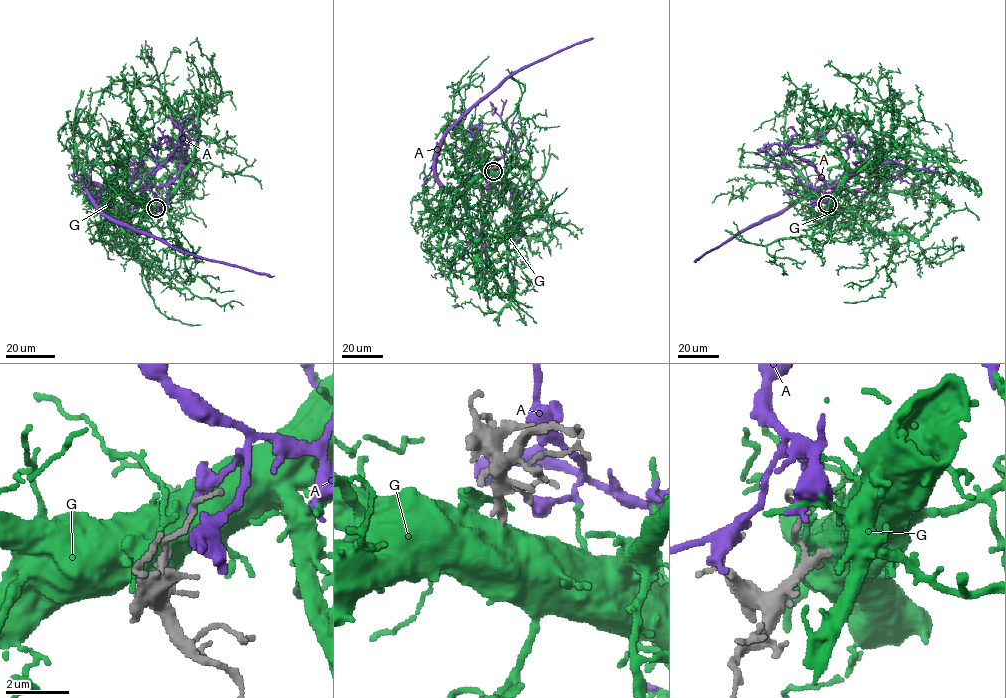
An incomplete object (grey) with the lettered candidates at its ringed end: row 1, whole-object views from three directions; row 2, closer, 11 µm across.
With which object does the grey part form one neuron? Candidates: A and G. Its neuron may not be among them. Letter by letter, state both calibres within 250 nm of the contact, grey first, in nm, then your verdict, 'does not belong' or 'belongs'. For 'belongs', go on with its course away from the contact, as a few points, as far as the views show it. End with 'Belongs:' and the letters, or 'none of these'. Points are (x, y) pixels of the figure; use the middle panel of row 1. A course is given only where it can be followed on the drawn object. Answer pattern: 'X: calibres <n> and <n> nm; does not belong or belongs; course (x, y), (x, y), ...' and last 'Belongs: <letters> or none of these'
A: calibres 120 and 160 nm; does not belong
G: calibres 200 and 700 nm; belongs; course (493, 171), (513, 187), (517, 216), (493, 248), (481, 251), (477, 245), (489, 189), (504, 171), (517, 133)
Belongs: G

